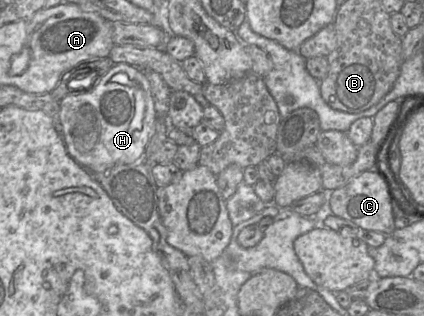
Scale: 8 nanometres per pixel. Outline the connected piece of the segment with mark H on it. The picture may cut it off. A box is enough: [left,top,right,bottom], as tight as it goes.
[57,63,156,171]

